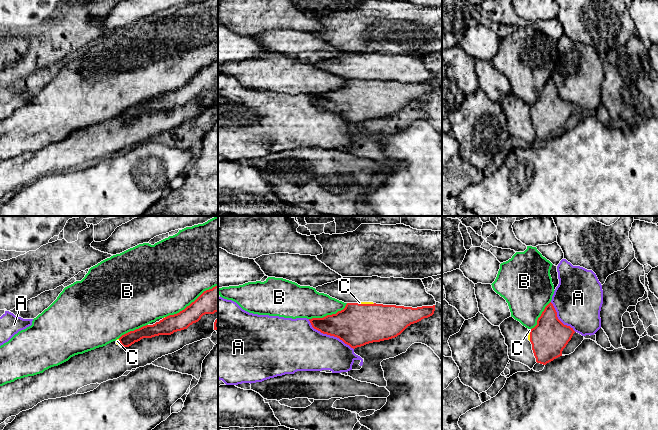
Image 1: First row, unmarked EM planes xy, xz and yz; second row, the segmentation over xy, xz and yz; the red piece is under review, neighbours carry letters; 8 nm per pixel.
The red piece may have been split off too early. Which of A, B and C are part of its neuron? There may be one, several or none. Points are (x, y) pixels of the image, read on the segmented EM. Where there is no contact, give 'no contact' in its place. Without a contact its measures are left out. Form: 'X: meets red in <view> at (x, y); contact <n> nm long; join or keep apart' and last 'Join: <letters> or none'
A: meets red in xz at (329, 334); contact 440 nm long; keep apart
B: meets red in xy at (192, 302); contact 500 nm long; keep apart
C: meets red in xz at (366, 304); contact 140 nm long; keep apart
Join: none

